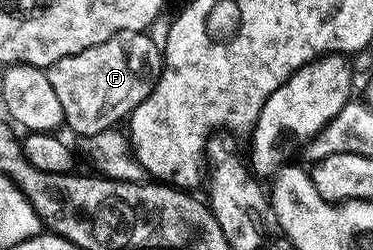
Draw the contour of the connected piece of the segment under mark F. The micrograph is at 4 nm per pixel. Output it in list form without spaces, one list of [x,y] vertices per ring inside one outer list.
[[[123,31],[110,41],[102,41],[102,45],[90,45],[90,49],[82,49],[82,53],[74,53],[70,57],[62,57],[62,61],[54,61],[47,67],[50,85],[54,85],[54,93],[58,93],[58,101],[62,101],[64,123],[73,131],[73,136],[102,133],[117,125],[123,124],[131,116],[132,111],[156,88],[160,73],[164,70],[164,56],[159,42],[151,39],[151,34],[142,31]]]

